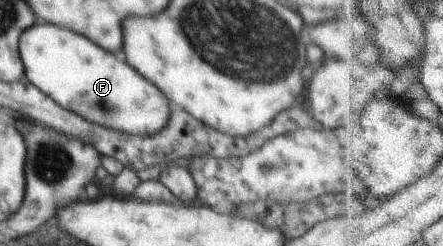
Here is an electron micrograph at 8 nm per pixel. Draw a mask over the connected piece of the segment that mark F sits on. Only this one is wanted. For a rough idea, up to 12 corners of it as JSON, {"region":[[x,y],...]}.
{"region":[[20,35],[25,81],[128,135],[170,121],[168,97],[84,35]]}

